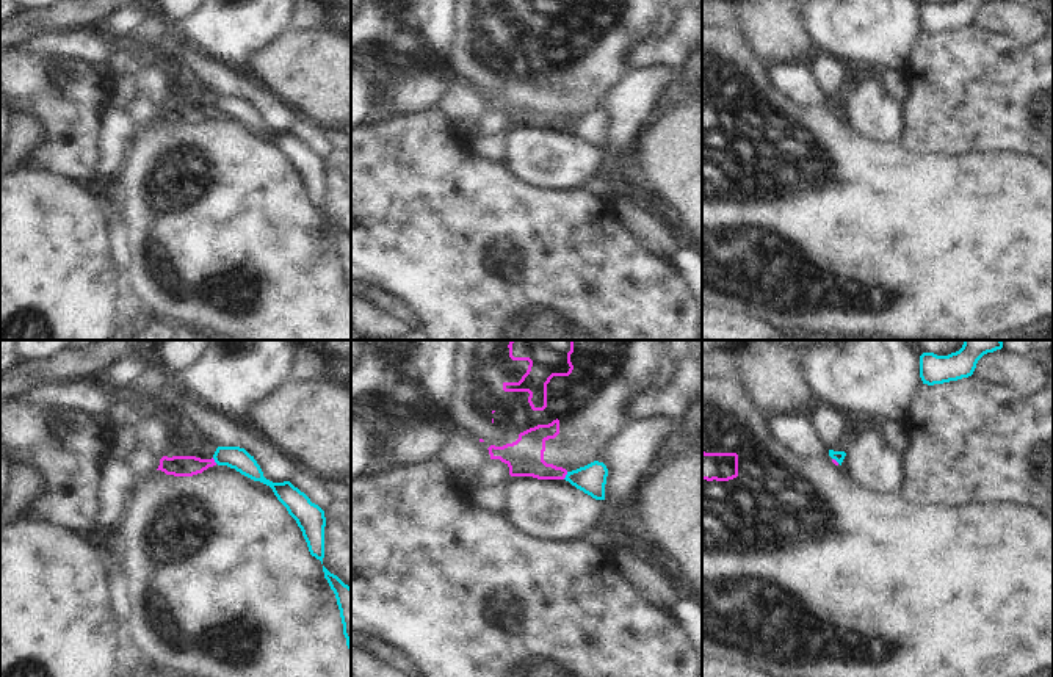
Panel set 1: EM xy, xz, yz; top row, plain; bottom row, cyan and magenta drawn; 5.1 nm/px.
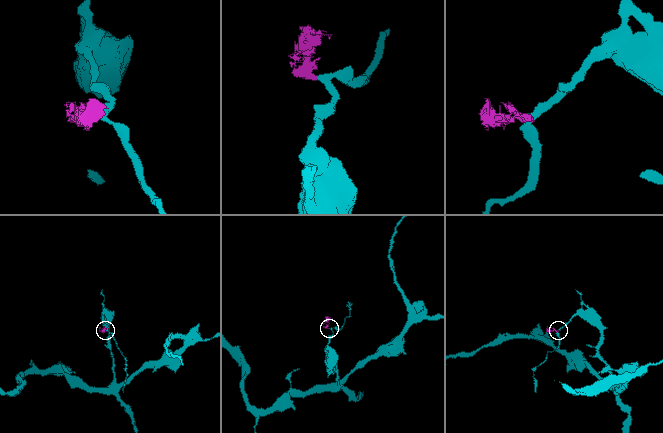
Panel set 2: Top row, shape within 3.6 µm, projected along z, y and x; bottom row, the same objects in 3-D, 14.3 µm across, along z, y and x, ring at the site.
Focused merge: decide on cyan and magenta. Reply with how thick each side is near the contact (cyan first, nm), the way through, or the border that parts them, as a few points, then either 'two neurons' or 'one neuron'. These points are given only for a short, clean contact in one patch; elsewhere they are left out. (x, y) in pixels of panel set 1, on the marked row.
150/190 nm | along xz (568, 472), (563, 478) | two neurons

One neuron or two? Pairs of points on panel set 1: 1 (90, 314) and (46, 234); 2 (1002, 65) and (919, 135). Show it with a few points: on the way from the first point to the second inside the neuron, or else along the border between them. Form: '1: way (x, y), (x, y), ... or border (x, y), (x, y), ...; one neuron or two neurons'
1: way (69, 293), (46, 270), (46, 254); one neuron
2: way (981, 85), (939, 119); one neuron

